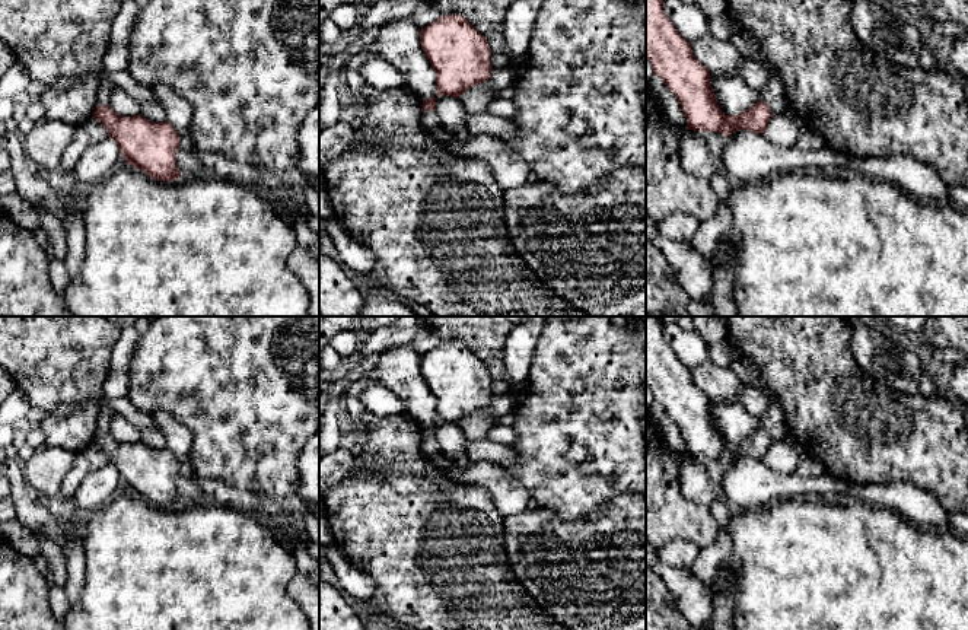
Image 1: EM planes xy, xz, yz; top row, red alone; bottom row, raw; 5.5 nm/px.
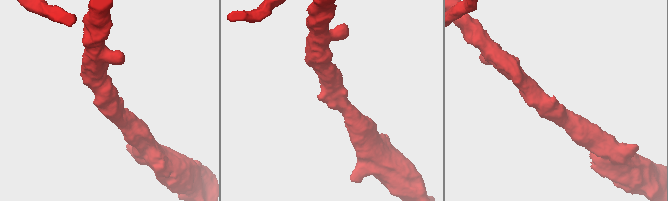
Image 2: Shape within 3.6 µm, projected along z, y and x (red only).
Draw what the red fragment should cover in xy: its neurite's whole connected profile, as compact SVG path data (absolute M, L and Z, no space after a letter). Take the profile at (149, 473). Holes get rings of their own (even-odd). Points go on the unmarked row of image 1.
M109 408L99 411L93 443L118 471L125 490L157 508L178 506L181 503L176 493L178 458L168 448L149 448L141 440L136 443L115 440L109 433L114 416Z

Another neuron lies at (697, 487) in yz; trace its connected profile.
M687 458L679 468L679 484L684 496L698 506L710 508L716 499L713 483L701 458Z

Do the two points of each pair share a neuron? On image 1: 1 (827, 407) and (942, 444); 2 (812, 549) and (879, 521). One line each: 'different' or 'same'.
1: same
2: same

